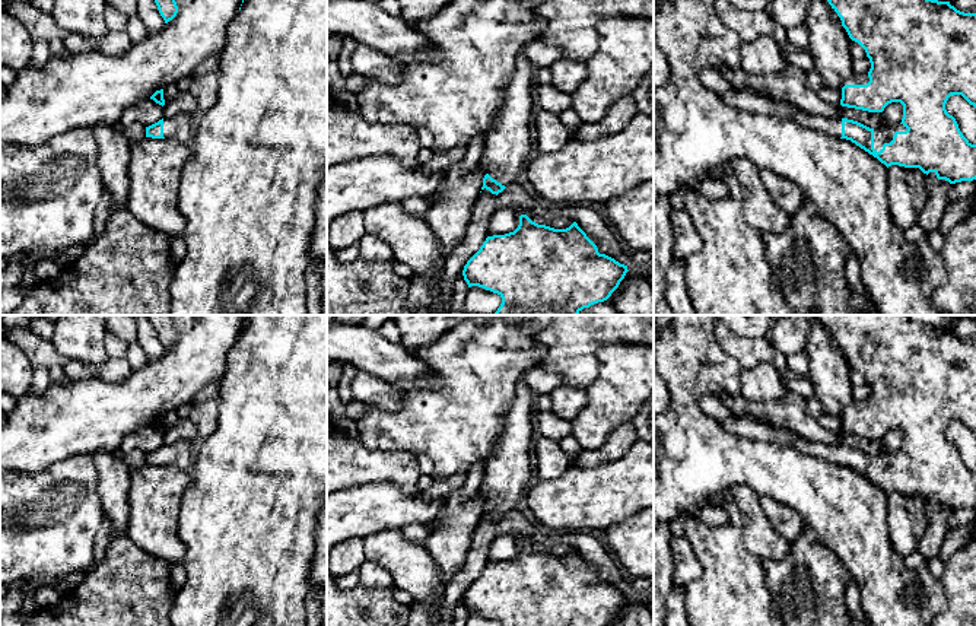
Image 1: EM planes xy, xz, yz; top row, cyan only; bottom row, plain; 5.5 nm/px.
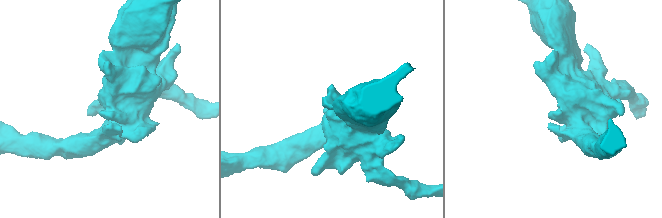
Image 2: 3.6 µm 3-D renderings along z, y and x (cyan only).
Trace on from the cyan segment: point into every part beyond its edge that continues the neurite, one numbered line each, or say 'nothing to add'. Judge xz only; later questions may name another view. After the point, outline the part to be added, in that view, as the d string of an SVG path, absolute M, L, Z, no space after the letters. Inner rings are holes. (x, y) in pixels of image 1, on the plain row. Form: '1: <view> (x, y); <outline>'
1: xz (508, 472); M518 379L516 397L505 416L503 430L486 464L480 492L493 506L508 514L519 508L522 492L531 477L532 442L535 438L535 394Z

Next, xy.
1: xy (180, 454); M179 441L175 444L163 445L163 464L174 464L184 471L191 470L194 445L188 441Z

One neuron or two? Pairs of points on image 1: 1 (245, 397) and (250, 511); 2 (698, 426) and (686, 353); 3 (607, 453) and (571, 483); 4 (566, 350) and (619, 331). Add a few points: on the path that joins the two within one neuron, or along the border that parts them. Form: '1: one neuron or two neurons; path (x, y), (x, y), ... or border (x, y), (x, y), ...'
1: one neuron; path (245, 425), (244, 472), (250, 477), (250, 483)
2: one neuron; path (689, 409), (686, 402), (686, 371)
3: two neurons; border (623, 454), (591, 466), (574, 464)
4: one neuron; path (579, 337), (585, 331), (606, 331)

